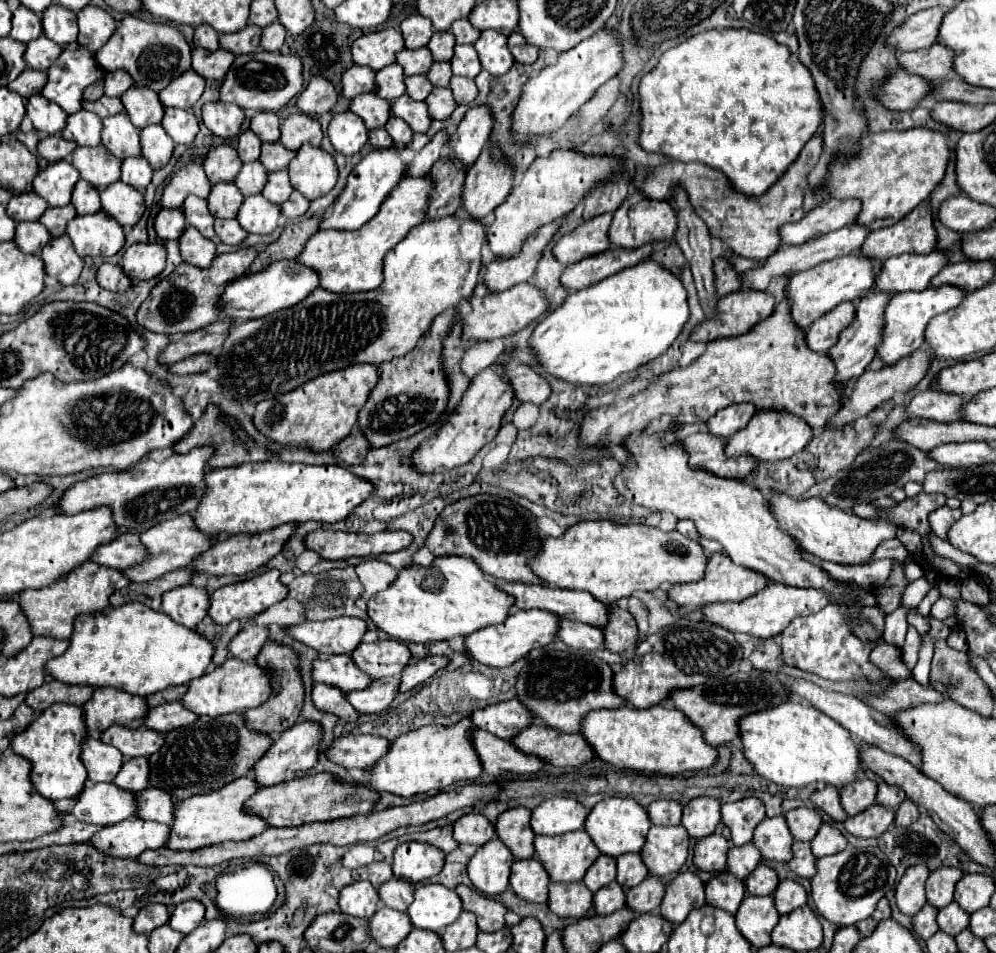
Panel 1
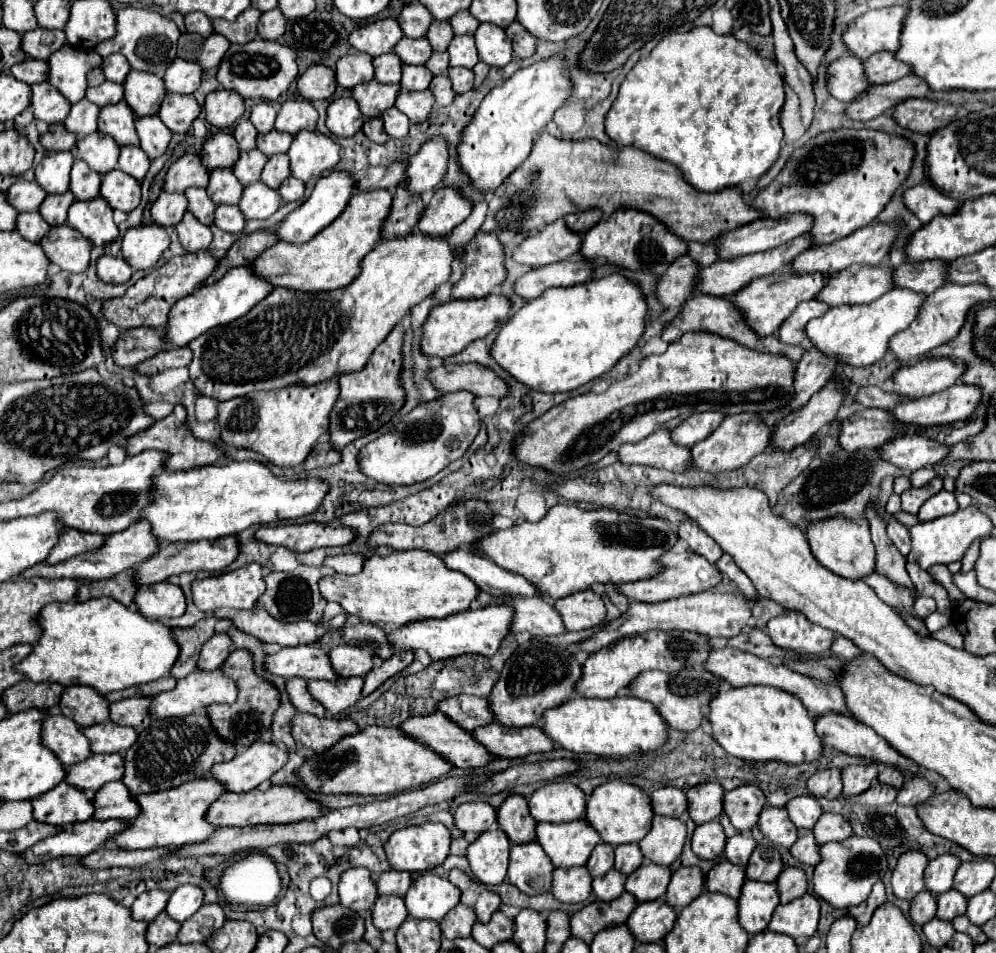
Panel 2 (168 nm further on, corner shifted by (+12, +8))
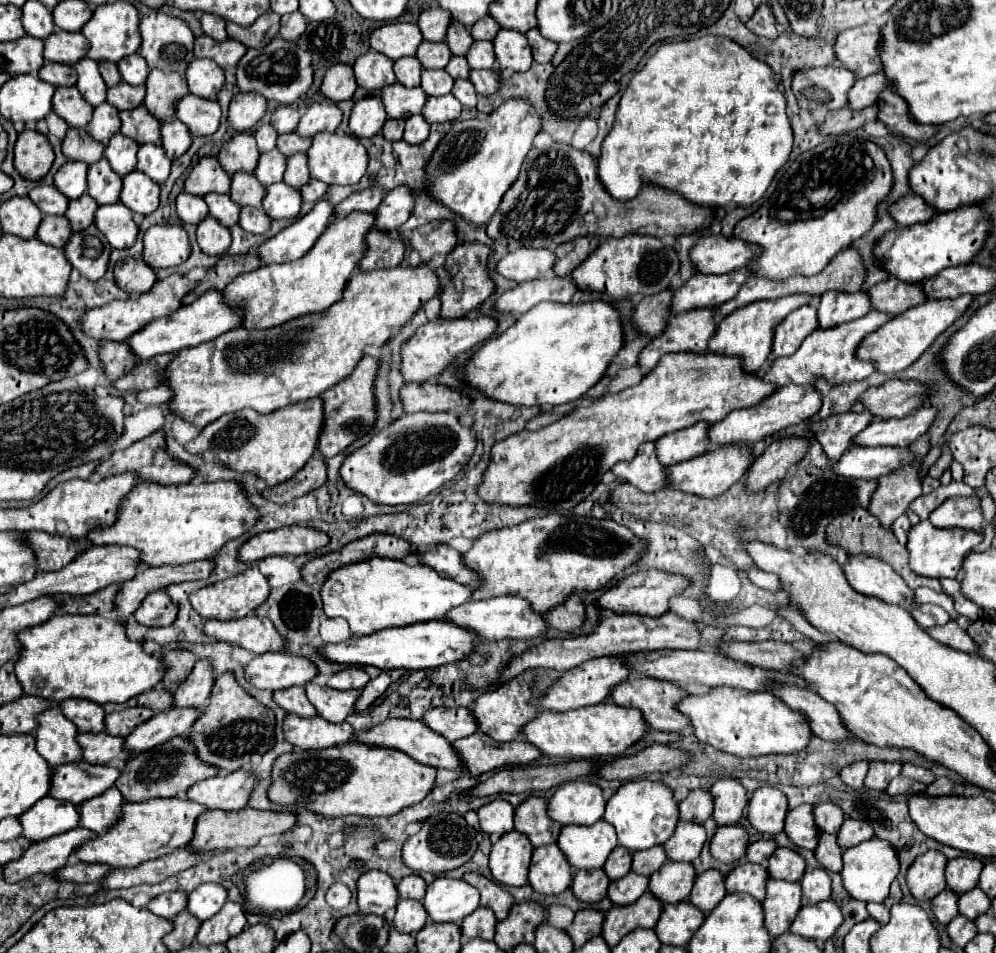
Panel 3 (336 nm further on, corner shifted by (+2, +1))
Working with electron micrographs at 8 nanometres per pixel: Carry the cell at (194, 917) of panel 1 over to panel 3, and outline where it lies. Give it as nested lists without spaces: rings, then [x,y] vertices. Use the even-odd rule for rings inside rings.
[[[208,882],[198,886],[198,890],[190,892],[188,896],[188,912],[198,916],[200,922],[212,918],[228,900],[228,890],[220,884]]]

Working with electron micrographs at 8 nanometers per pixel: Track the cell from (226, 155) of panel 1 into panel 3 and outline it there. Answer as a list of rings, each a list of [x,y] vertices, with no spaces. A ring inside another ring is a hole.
[[[238,132],[230,142],[226,142],[218,154],[222,168],[232,176],[236,172],[252,172],[258,164],[260,152],[256,140],[248,132]]]

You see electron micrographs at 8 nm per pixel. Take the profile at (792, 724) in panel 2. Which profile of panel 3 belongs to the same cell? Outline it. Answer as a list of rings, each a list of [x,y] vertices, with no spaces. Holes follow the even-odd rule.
[[[718,686],[700,696],[688,694],[676,704],[676,710],[690,718],[698,742],[710,744],[740,758],[764,754],[794,754],[806,748],[806,742],[812,734],[802,714],[790,710],[782,700],[774,698],[774,694],[766,690],[748,692],[742,688]]]

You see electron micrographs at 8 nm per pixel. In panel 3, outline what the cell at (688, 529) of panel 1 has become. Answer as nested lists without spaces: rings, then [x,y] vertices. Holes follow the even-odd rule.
[[[752,568],[746,572],[746,576],[760,588],[764,590],[782,590],[782,584],[780,584],[780,578],[776,574],[770,574],[770,572],[764,572],[764,570],[758,570],[758,568]]]

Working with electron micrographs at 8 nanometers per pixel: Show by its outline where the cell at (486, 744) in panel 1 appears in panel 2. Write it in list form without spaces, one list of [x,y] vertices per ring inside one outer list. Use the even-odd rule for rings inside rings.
[[[434,713],[434,715],[428,715],[428,717],[410,717],[400,727],[402,727],[404,733],[416,737],[424,745],[428,745],[434,751],[438,751],[440,755],[444,755],[444,759],[448,759],[454,767],[460,767],[460,769],[470,769],[472,767],[474,769],[474,767],[484,767],[486,763],[496,759],[492,753],[488,755],[488,749],[482,747],[482,743],[478,743],[470,731],[460,729],[460,725],[456,725],[444,713]]]

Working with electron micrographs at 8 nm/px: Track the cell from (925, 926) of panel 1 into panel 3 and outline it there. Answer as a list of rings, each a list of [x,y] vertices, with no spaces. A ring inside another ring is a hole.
[[[950,888],[942,890],[932,900],[932,910],[940,924],[948,924],[958,914],[958,894],[954,894],[954,890],[950,890]]]

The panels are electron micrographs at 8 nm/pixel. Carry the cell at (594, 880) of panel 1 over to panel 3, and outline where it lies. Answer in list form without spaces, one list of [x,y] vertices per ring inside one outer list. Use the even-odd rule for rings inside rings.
[[[616,846],[604,864],[604,872],[610,876],[610,880],[618,880],[626,876],[630,868],[632,868],[632,854],[624,846]]]

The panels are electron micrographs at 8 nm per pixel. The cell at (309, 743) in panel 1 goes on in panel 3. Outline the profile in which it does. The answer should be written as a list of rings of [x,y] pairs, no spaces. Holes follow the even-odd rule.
[[[250,772],[218,774],[214,778],[202,780],[186,792],[186,800],[198,802],[208,810],[242,810],[248,804],[250,792],[256,786],[256,778]]]

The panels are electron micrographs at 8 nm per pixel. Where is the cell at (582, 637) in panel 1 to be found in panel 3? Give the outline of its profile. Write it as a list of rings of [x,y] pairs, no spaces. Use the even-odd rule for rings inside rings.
[[[498,596],[498,598],[488,598],[480,602],[466,602],[462,606],[456,606],[446,612],[442,618],[450,624],[456,624],[468,632],[474,632],[480,640],[502,640],[502,638],[534,638],[540,632],[546,632],[548,626],[540,618],[540,614],[534,614],[526,602],[518,596]]]

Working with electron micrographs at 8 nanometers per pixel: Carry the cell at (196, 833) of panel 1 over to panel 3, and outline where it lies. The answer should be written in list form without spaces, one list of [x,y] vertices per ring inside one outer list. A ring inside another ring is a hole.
[[[154,798],[150,802],[124,802],[120,818],[106,828],[100,836],[84,842],[76,848],[76,858],[86,864],[104,864],[110,868],[132,868],[146,860],[156,860],[170,854],[176,848],[184,848],[192,840],[194,822],[204,806],[178,798]]]

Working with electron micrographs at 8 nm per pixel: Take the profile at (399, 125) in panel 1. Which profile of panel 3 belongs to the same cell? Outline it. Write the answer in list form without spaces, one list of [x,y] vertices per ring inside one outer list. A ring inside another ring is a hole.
[[[422,114],[410,116],[406,120],[406,130],[404,130],[404,140],[410,144],[420,144],[428,138],[430,134],[430,124],[422,118]]]

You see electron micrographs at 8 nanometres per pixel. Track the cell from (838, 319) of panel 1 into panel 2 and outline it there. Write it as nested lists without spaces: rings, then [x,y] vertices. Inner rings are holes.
[[[812,299],[808,303],[800,303],[800,307],[796,307],[792,317],[788,317],[788,321],[784,321],[784,325],[780,327],[780,331],[778,331],[780,341],[786,345],[806,345],[808,343],[806,323],[814,317],[824,315],[824,311],[828,311],[828,309],[830,307],[818,299]]]

